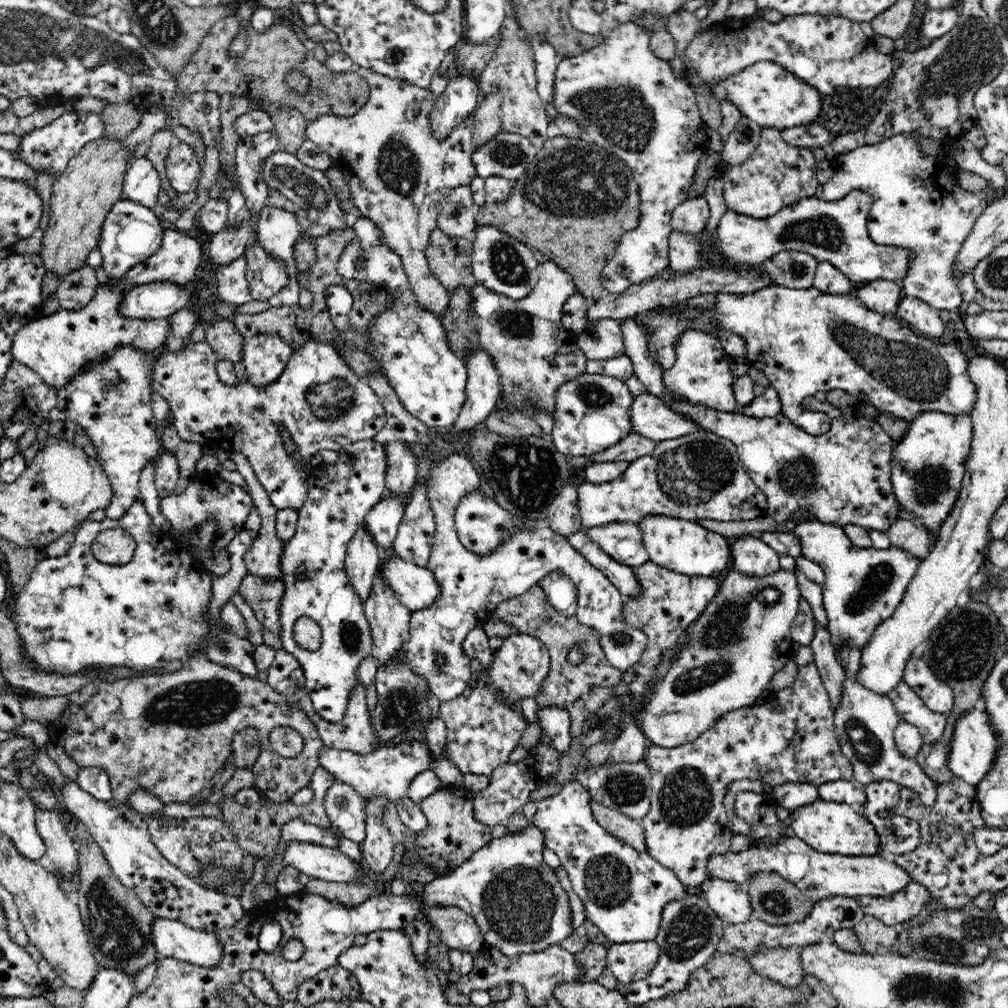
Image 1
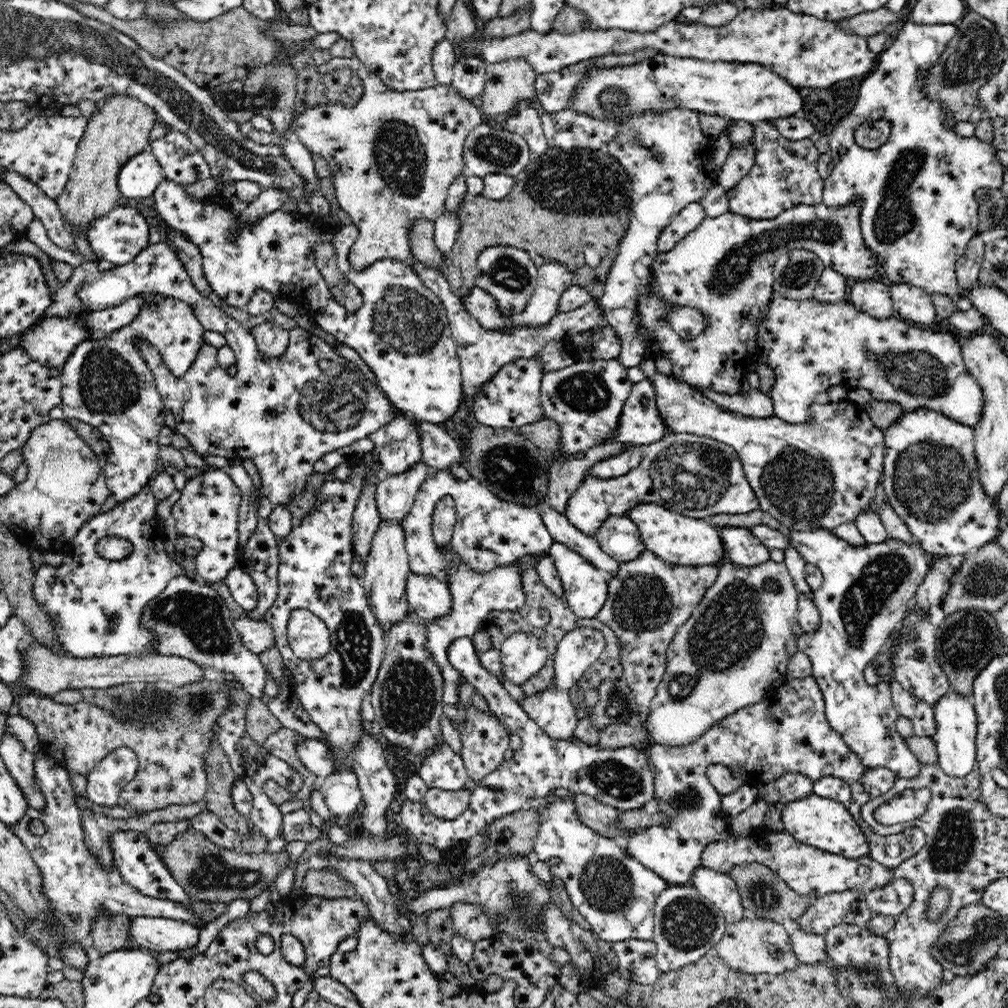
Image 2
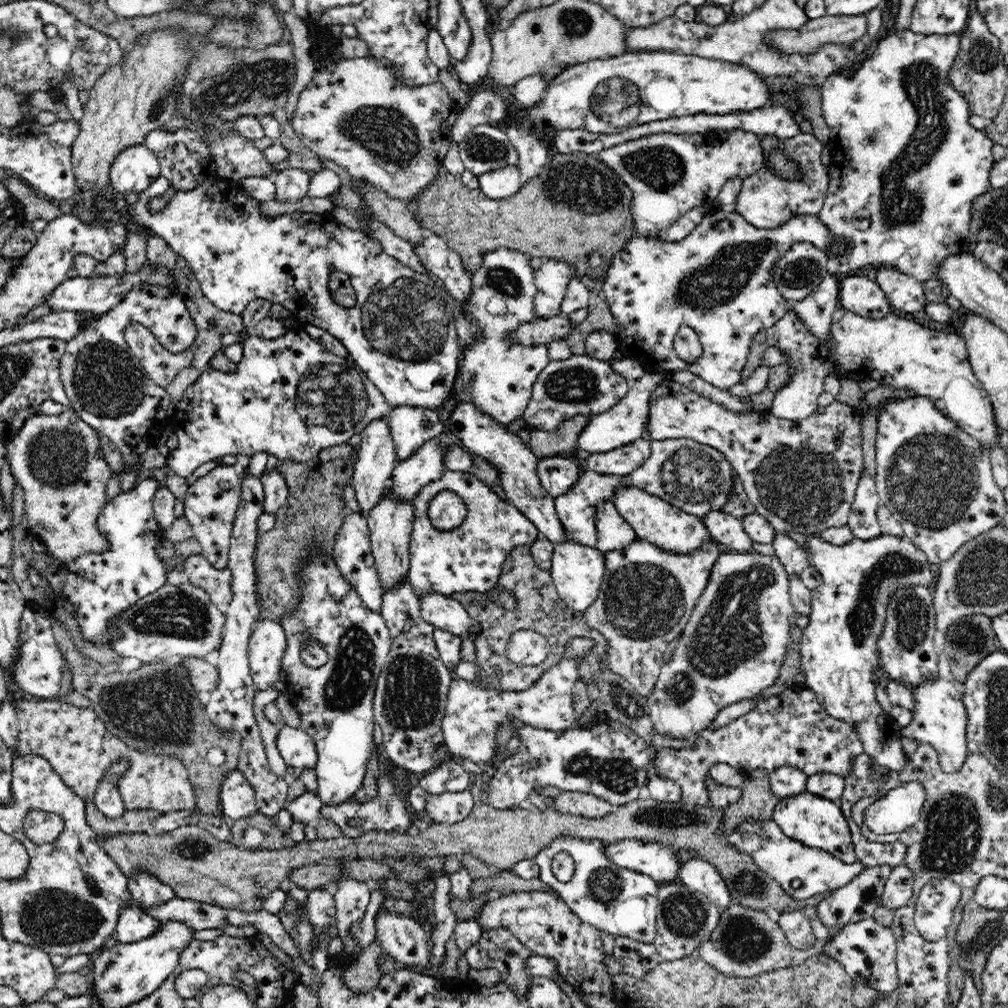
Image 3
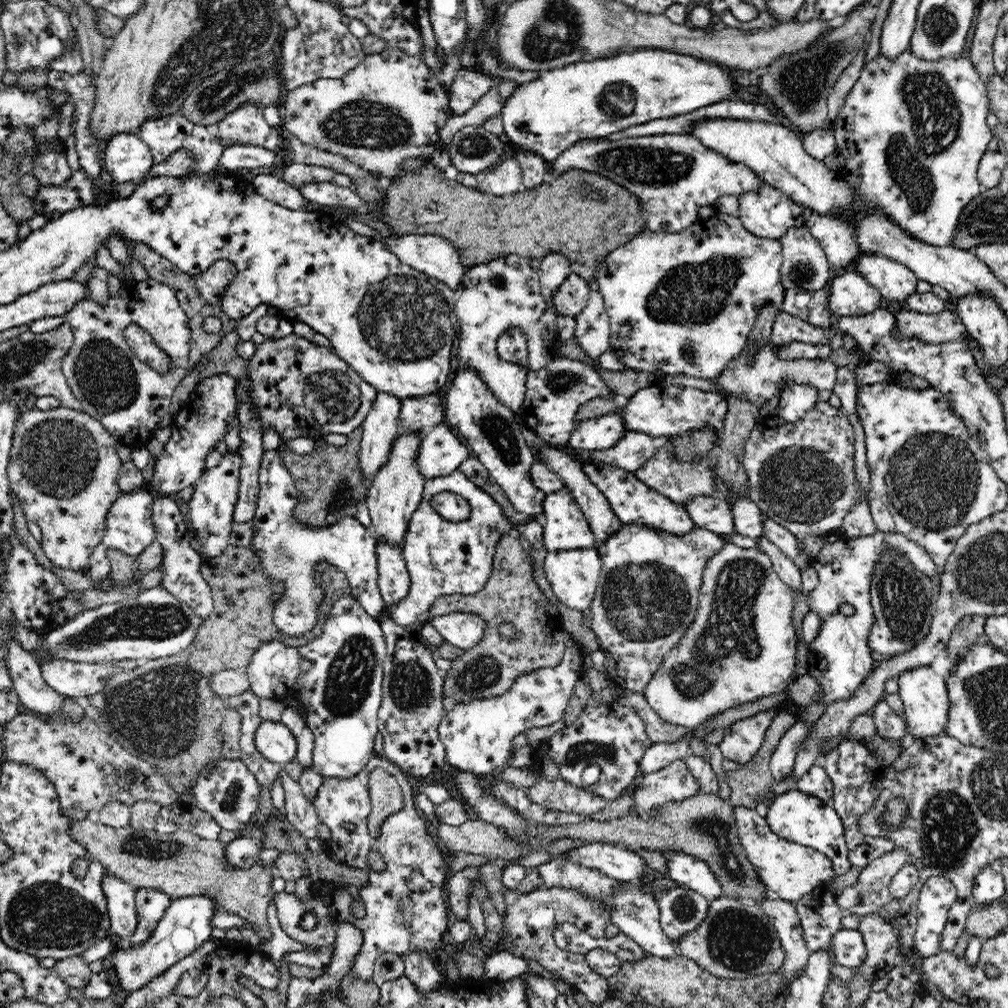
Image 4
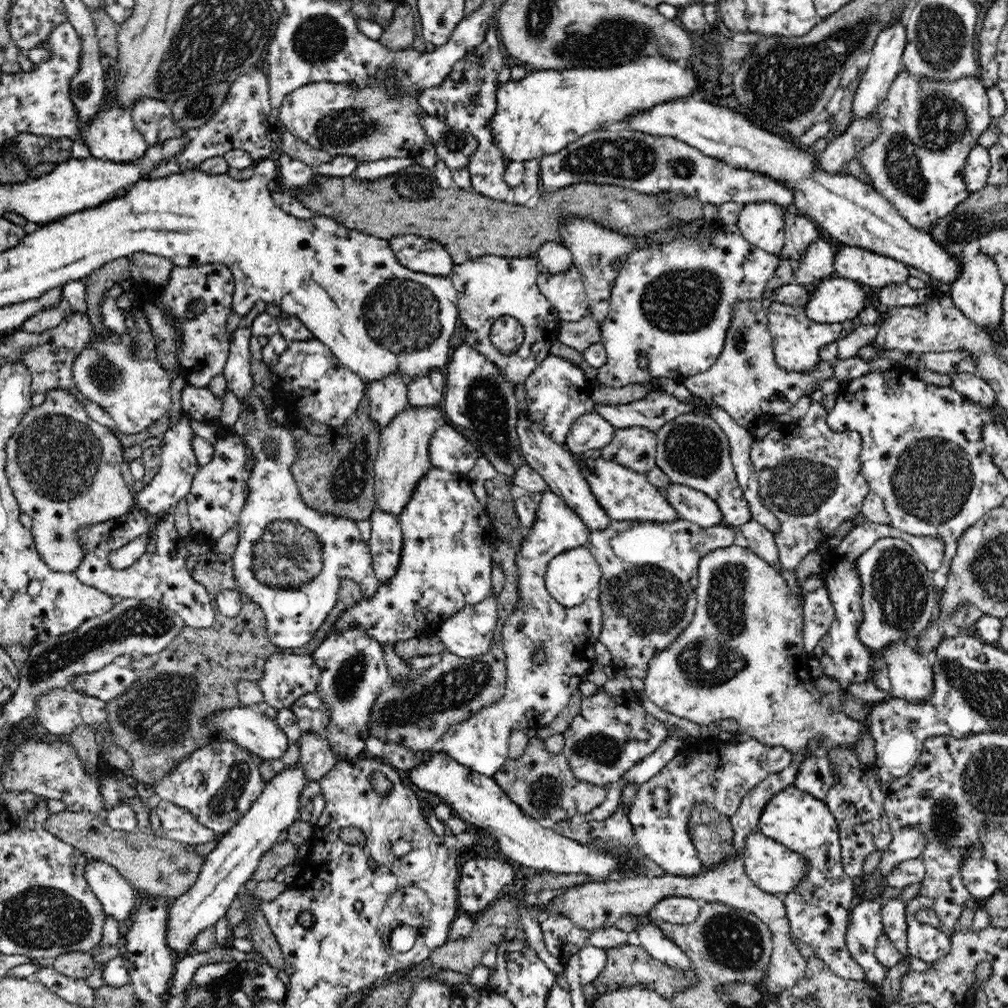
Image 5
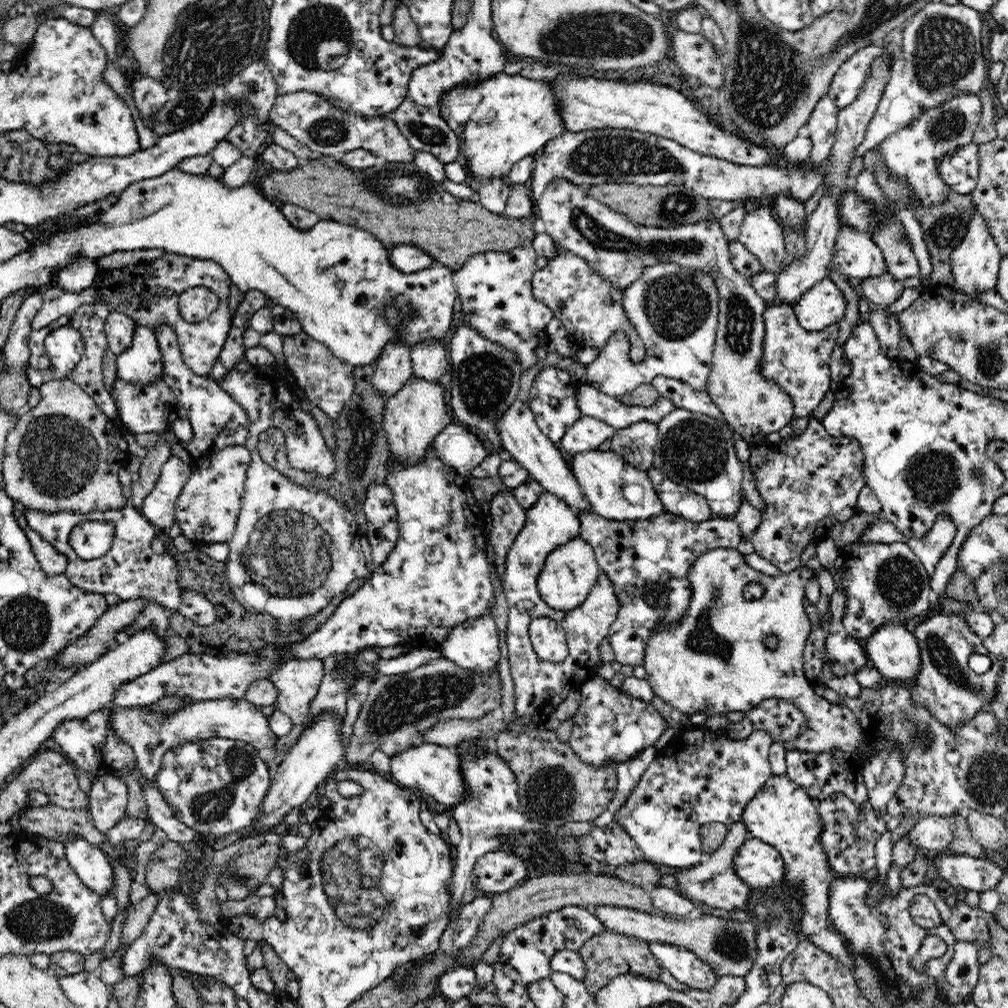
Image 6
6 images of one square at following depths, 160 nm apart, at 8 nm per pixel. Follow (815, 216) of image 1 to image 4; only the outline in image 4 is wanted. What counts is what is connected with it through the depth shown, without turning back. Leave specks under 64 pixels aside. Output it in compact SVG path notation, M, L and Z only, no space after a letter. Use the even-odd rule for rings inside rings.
M716 211L710 218L698 218L690 228L679 233L667 233L664 231L651 231L644 228L638 236L625 242L622 246L609 252L603 263L599 265L596 274L598 289L602 293L606 310L611 322L610 350L617 356L617 359L624 364L626 369L633 371L646 371L656 377L666 374L686 374L694 378L711 379L721 375L727 364L739 355L739 352L747 345L748 338L753 330L753 324L761 308L778 307L782 310L781 304L785 288L781 283L781 267L783 256L779 239L758 238L752 234L741 223L739 217ZM684 350L689 350L689 357L684 355Z

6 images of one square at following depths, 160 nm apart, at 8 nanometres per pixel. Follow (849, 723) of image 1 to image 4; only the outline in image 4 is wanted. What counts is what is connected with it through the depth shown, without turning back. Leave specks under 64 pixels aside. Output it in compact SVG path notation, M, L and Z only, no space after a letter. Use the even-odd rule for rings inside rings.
M880 530L870 536L848 537L846 540L826 543L811 560L810 566L818 573L819 584L807 593L807 602L811 611L820 616L822 624L818 636L807 645L808 673L819 683L823 690L824 703L827 705L838 699L850 698L862 681L870 676L876 665L872 659L872 650L867 643L874 619L870 589L875 564L886 551L898 551L900 555L906 555L914 563L914 567L926 576L934 576L937 572L936 563L916 542L909 540L904 534ZM841 604L852 605L855 614L853 616L841 614L839 612Z

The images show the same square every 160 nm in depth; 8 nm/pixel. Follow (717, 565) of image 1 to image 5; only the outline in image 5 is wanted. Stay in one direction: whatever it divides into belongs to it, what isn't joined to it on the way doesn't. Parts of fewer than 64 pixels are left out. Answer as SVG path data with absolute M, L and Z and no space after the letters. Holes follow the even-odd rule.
M581 456L577 461L580 473L589 483L598 505L606 511L611 520L674 522L680 519L664 492L648 482L646 474L635 472L601 456L598 458Z

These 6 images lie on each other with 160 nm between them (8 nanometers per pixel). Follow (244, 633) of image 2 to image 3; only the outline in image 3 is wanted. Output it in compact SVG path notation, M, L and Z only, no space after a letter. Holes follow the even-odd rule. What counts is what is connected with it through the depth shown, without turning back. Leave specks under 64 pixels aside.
M258 620L248 642L251 677L257 690L270 690L280 678L281 662L288 648L282 625L272 620Z

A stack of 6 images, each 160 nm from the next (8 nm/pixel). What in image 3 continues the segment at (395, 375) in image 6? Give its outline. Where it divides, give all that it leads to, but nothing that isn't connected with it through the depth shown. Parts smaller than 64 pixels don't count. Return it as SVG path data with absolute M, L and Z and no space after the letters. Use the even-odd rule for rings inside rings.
M388 415L386 417L374 419L361 432L362 440L358 446L357 459L353 468L353 478L351 485L356 491L356 499L360 506L360 514L367 518L370 516L370 510L382 500L382 496L387 492L389 480L398 464L396 460L396 447L394 439L390 435L388 427Z

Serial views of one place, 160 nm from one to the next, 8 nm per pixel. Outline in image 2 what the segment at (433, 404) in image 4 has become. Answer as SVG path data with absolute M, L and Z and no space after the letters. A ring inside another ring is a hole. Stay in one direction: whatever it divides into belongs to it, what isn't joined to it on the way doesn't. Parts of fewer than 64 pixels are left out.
M396 413L389 423L386 423L382 428L368 436L375 444L374 451L380 457L384 476L402 474L402 472L410 470L412 466L416 466L418 462L422 461L423 455L420 446L420 435L418 435L417 428L415 428L417 422L418 420L414 416Z

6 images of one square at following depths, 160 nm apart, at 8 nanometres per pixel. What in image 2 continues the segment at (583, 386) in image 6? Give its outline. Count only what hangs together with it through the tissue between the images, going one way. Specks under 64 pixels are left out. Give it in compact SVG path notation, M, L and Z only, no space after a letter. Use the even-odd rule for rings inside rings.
M643 360L639 367L646 373L646 377L654 383L654 389L656 389L656 402L657 409L659 410L659 415L662 417L662 422L664 426L669 430L671 434L695 434L696 436L706 436L717 440L718 442L723 442L728 446L732 446L733 449L738 453L738 459L740 459L741 464L743 465L744 473L746 474L746 479L748 483L752 486L752 491L756 495L756 499L760 502L760 510L770 516L774 517L777 521L780 521L780 524L784 524L788 529L792 531L808 531L808 530L817 530L817 529L827 529L828 531L833 531L840 524L844 523L854 523L856 517L860 516L860 512L868 510L868 508L873 508L875 512L880 510L880 505L876 502L876 485L880 482L880 476L884 476L884 433L883 430L878 429L872 423L872 420L867 415L865 409L861 404L855 403L850 400L842 401L832 401L832 404L816 404L816 416L810 419L808 422L803 422L800 424L788 423L781 418L778 418L776 415L768 418L752 418L748 415L738 414L732 412L716 404L713 400L710 400L708 397L704 396L702 392L698 390L693 390L692 387L684 382L680 382L673 378L671 375L665 375L658 372L656 363L654 360Z

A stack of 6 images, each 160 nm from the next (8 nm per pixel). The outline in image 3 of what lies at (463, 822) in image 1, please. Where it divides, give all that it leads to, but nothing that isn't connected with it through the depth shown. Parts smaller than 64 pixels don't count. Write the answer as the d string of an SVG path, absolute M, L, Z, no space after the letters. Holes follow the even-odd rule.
M469 789L442 794L427 793L425 811L437 821L457 821L465 819L471 813L473 802Z

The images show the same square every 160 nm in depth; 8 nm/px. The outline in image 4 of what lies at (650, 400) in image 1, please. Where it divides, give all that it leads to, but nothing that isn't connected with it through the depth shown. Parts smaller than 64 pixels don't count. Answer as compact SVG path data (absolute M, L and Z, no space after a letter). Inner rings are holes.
M621 410L612 414L581 420L573 427L569 443L572 448L597 451L614 446L627 430Z

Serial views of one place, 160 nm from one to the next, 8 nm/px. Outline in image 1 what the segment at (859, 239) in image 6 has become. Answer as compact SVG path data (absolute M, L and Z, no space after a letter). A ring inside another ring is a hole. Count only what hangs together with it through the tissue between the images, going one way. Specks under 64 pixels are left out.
M912 295L902 296L894 315L929 339L937 339L944 333L945 323L939 317L939 310Z

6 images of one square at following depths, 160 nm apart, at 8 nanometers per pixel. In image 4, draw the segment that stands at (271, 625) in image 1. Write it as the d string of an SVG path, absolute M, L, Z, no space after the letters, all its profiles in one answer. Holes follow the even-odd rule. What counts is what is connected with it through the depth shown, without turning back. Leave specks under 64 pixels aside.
M162 496L154 502L153 515L151 516L156 530L156 540L162 545L162 562L158 570L162 572L161 588L176 597L180 603L188 605L196 616L202 620L208 619L213 613L214 600L210 585L200 574L201 562L204 556L191 548L186 538L187 526L182 519L182 512L175 500L169 496Z

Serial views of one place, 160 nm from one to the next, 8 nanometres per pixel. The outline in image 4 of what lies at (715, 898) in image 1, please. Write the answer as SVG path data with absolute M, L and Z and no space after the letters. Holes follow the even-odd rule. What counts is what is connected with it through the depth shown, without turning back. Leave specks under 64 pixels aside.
M684 851L667 852L668 872L666 876L686 889L692 889L708 900L724 896L723 888L707 862L687 855Z

